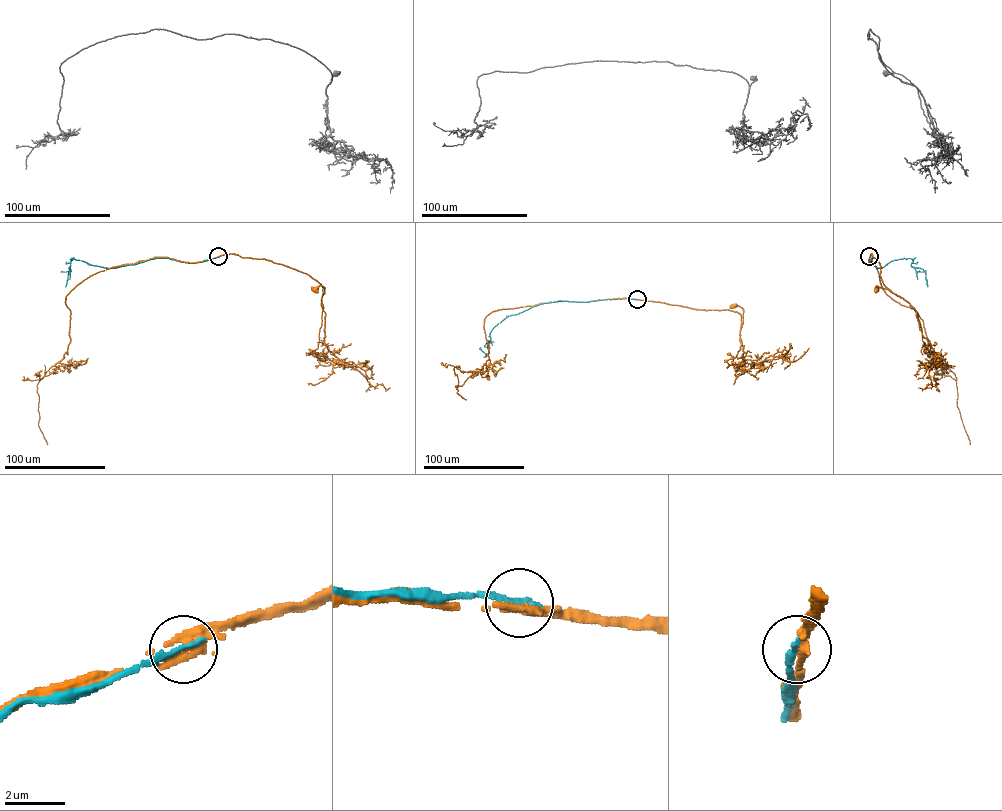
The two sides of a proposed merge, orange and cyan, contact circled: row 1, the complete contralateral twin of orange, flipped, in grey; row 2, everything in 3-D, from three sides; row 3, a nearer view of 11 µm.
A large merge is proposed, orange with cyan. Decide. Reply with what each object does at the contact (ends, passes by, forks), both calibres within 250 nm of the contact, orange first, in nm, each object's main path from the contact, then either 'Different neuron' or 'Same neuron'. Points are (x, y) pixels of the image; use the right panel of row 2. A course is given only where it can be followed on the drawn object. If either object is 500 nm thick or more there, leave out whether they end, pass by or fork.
At the ring orange passes by. At the ring cyan ends. Thickness 320 nm (orange) against 200 nm. Course of orange: (869, 256), (871, 253), (880, 263), (883, 284), (897, 295), (876, 285), (876, 289). Course of cyan: (869, 256), (869, 263), (872, 258), (880, 268), (910, 258), (912, 266), (925, 272), (928, 286). Different neuron

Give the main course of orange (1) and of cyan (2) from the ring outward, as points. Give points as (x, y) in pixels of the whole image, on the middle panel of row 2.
1: (637, 299), (697, 309), (735, 311), (741, 316), (741, 326), (743, 309), (732, 306)
2: (637, 299), (559, 300), (533, 306), (498, 323), (489, 334), (488, 353), (484, 357)

